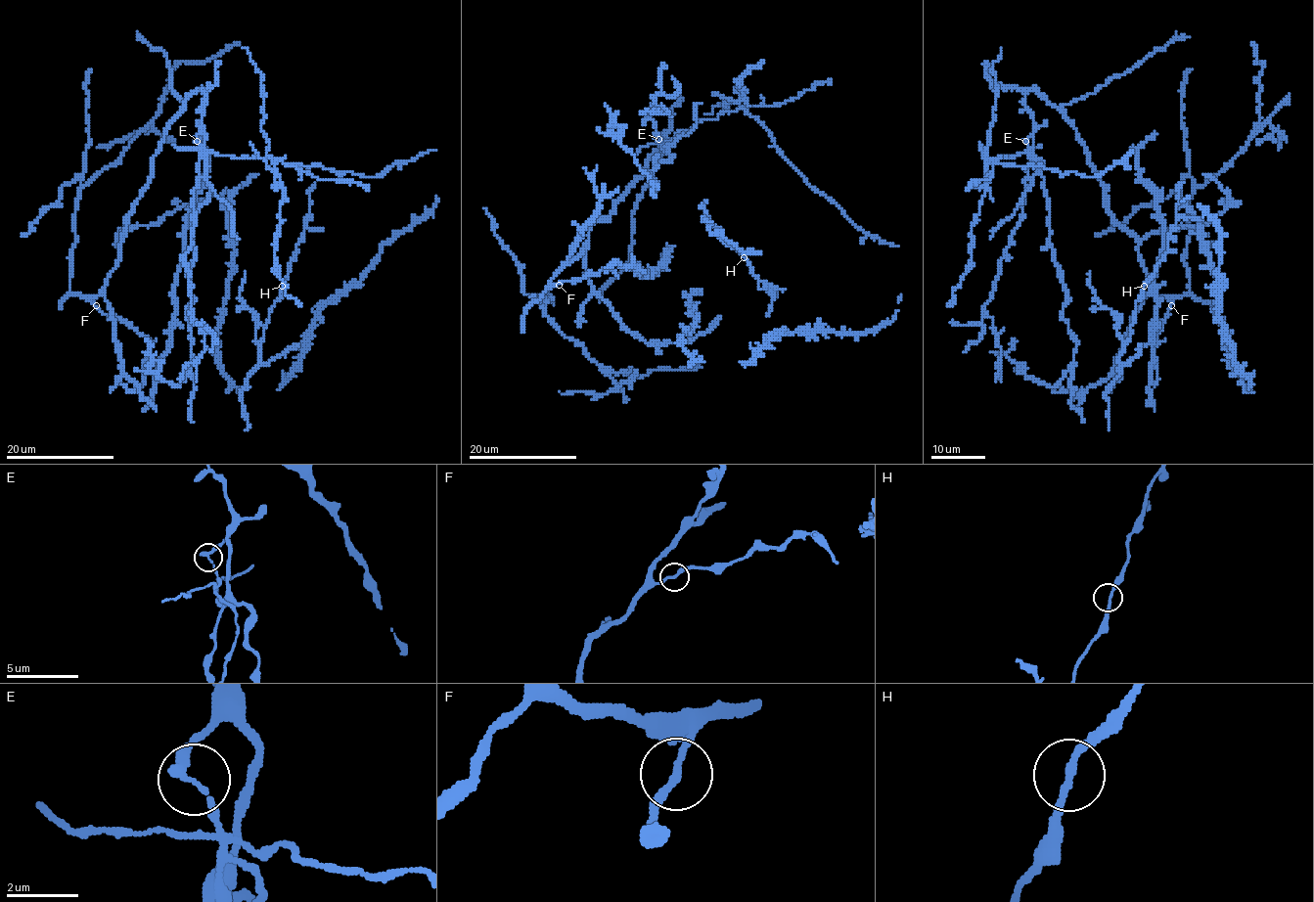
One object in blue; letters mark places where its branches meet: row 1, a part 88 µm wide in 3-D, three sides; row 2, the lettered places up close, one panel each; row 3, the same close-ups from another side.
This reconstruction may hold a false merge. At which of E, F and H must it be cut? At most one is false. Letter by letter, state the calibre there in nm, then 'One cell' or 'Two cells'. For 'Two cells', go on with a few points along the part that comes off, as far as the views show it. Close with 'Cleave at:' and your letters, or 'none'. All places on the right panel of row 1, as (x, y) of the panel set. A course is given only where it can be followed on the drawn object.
E: Thickness 240 nm. Two cells. Course of the part to remove: (1025, 141), (1030, 151), (993, 161), (1097, 176), (1132, 151)
F: Thickness 200 nm. One cell
H: Thickness 200 nm. One cell
Cleave at: E

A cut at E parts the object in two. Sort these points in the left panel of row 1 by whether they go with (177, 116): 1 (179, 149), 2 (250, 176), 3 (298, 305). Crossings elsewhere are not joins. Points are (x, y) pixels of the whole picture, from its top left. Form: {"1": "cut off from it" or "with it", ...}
{"1": "cut off from it", "2": "with it", "3": "cut off from it"}

